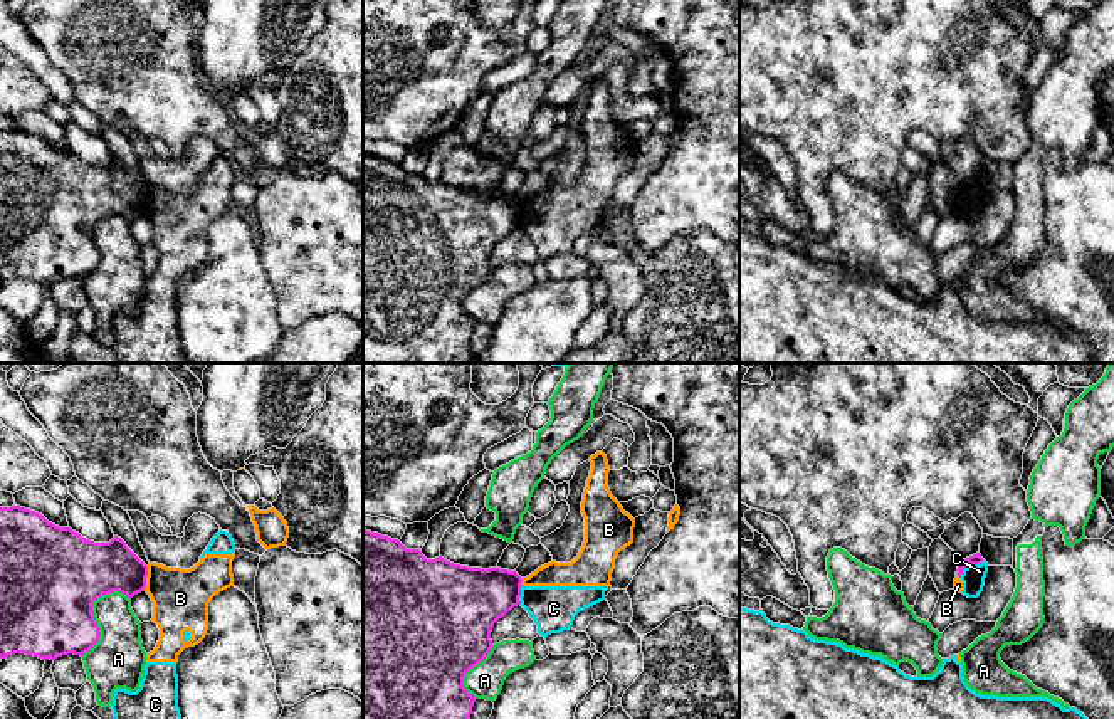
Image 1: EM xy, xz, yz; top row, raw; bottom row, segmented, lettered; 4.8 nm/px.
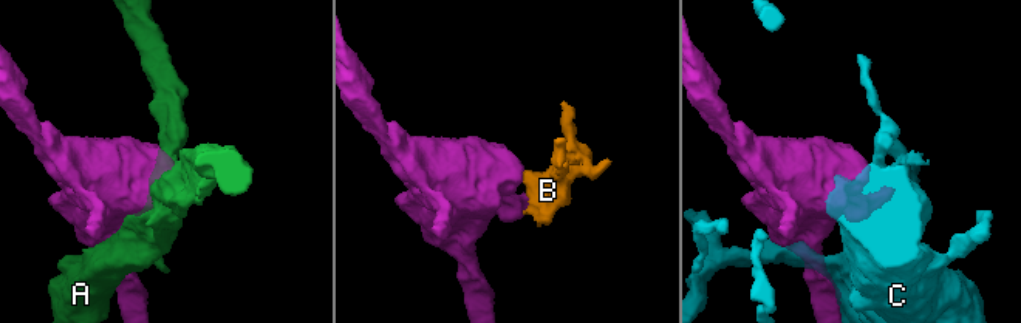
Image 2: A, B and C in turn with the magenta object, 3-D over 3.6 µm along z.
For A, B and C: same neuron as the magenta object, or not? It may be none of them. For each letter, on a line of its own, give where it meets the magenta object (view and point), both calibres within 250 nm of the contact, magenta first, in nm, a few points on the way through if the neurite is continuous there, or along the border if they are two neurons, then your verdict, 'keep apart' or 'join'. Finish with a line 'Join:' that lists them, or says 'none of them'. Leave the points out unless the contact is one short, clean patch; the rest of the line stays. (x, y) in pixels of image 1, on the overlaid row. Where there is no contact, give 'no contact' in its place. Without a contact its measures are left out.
A: contact xy (91, 612); calibres 460 and 240 nm; keep apart
B: contact xy (145, 578); calibres 260 and 280 nm; border xy (148, 566), (143, 590); keep apart
C: contact yz (970, 563); calibres 50 and 110 nm; keep apart
Join: none of them

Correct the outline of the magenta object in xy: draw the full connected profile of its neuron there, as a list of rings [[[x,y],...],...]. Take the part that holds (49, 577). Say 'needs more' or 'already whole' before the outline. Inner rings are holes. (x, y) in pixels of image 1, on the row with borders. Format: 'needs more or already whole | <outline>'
already whole | [[[0,507],[0,659],[15,653],[55,660],[62,655],[84,655],[101,637],[92,603],[102,595],[119,591],[128,598],[145,591],[148,566],[114,536],[109,543],[94,543],[71,527],[59,527],[42,514],[20,507]]]

